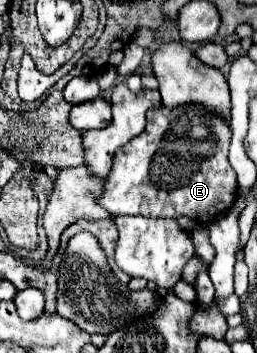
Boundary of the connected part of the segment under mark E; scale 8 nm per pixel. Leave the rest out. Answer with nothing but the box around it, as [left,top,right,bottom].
[99,105,237,225]

